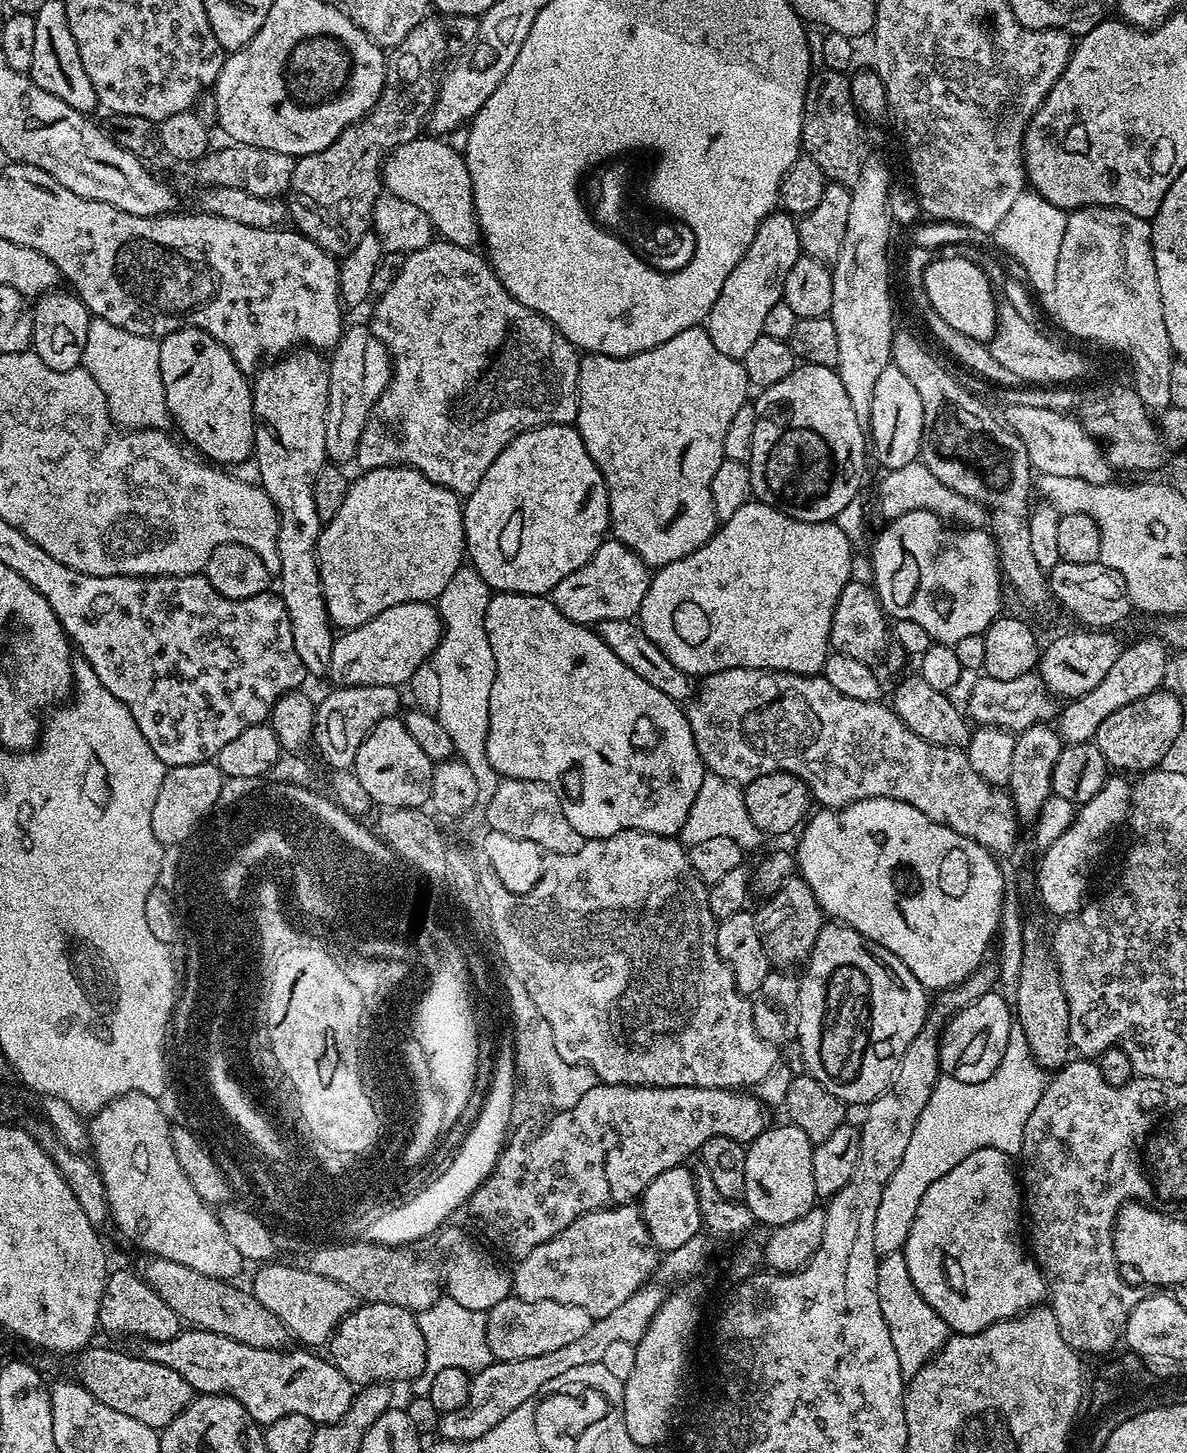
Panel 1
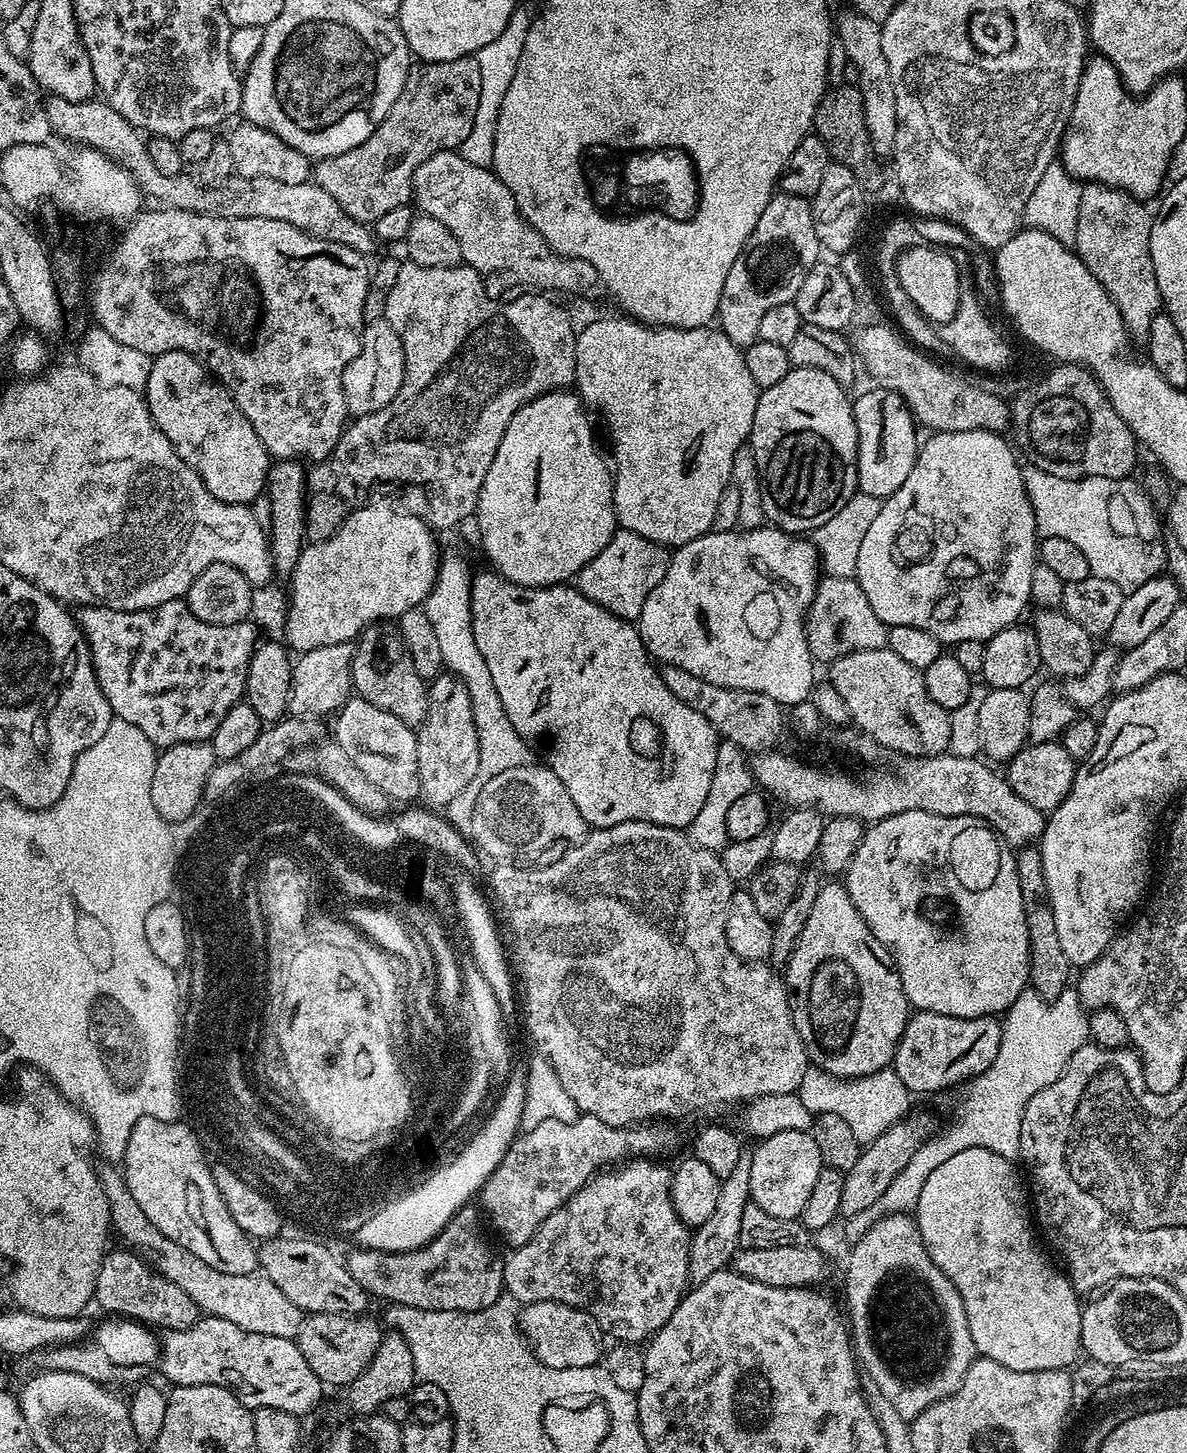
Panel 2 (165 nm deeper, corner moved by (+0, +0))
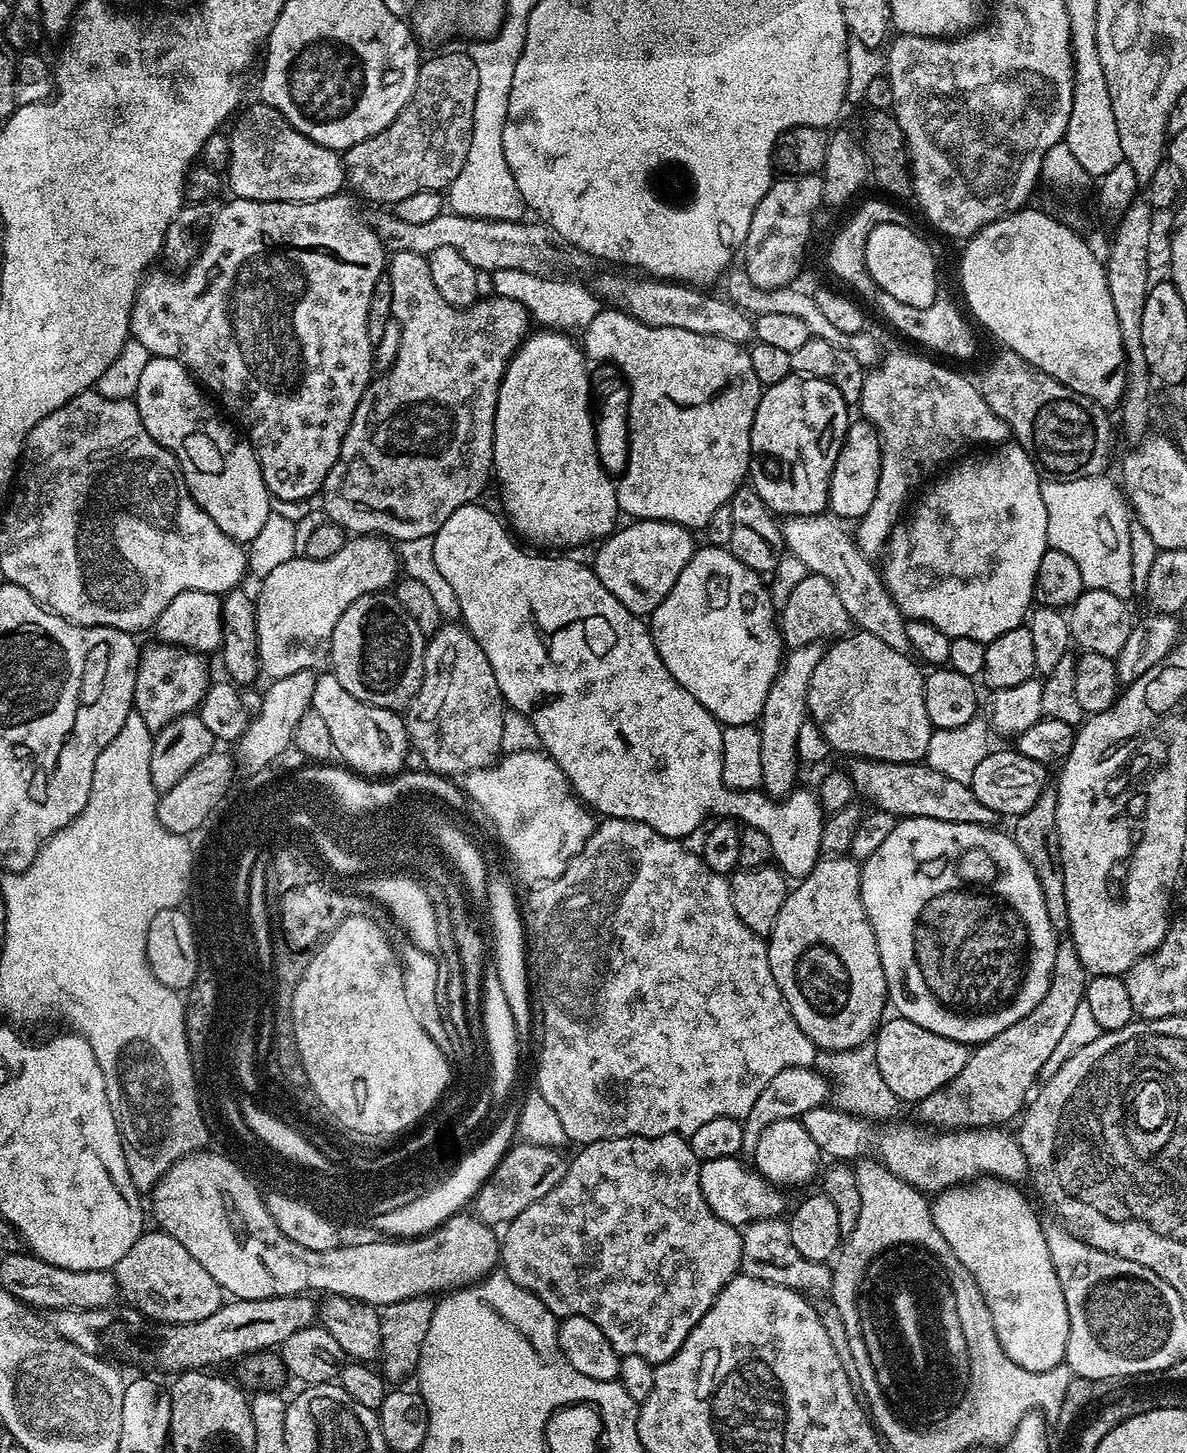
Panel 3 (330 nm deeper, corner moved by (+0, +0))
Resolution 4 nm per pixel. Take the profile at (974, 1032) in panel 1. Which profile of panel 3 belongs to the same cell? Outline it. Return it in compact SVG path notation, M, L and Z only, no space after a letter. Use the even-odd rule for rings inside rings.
M903 1018L885 1019L874 1033L874 1041L877 1046L878 1070L881 1071L882 1079L890 1086L890 1090L896 1096L897 1101L912 1100L919 1102L932 1094L940 1087L962 1074L962 1068L971 1057L973 1049L962 1042L954 1042L954 1038L942 1038L942 1034L934 1034L930 1030L922 1030L914 1022Z

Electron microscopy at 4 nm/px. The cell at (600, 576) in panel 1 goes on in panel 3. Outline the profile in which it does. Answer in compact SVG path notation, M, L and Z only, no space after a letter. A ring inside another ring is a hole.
M633 519L625 528L624 525L617 527L616 531L597 547L601 547L596 552L596 564L594 563L598 582L602 582L602 586L606 586L606 590L610 590L610 594L614 594L614 598L618 598L618 602L622 602L622 606L626 606L626 610L630 610L635 616L651 617L662 598L666 598L666 594L674 590L678 574L682 574L686 562L690 562L696 552L698 541L692 536L695 536L693 529L683 528L674 522Z

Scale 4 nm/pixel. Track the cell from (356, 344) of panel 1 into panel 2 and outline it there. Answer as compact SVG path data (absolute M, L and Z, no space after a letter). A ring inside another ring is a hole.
M387 319L367 321L361 336L360 352L343 370L343 394L351 417L365 416L382 409L401 389L405 376L405 351L401 338Z

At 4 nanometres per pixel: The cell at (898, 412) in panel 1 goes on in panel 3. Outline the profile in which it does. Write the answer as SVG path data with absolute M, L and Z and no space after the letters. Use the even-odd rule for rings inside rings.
M863 418L853 419L849 423L848 433L844 435L844 441L838 450L834 470L830 474L828 508L831 515L844 522L849 522L848 520L859 521L860 517L866 514L866 510L870 510L870 505L874 502L881 466L882 450L876 427Z

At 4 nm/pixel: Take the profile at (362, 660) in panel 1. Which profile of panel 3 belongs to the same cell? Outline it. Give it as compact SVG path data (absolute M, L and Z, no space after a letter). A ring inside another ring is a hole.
M307 668L306 670L298 670L298 674L286 674L286 678L278 678L269 683L269 688L265 690L264 697L260 700L260 713L257 716L255 713L249 719L248 728L245 729L239 740L235 741L236 752L234 751L234 756L239 767L241 764L242 767L248 768L249 773L263 772L273 763L275 757L281 753L287 753L292 748L294 726L298 726L298 718L302 718L302 714L312 707L316 677L317 673L313 669Z

